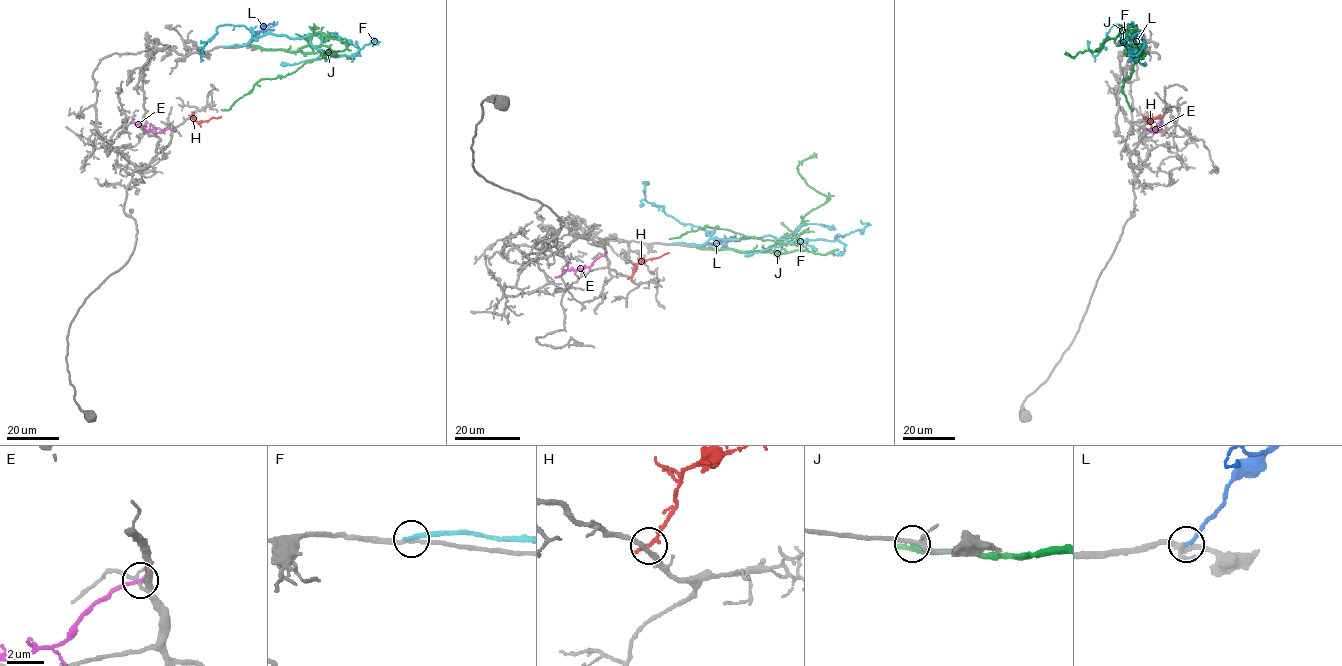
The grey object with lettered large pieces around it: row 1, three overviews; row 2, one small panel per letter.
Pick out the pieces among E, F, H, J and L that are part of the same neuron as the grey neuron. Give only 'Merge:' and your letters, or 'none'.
Merge: L

